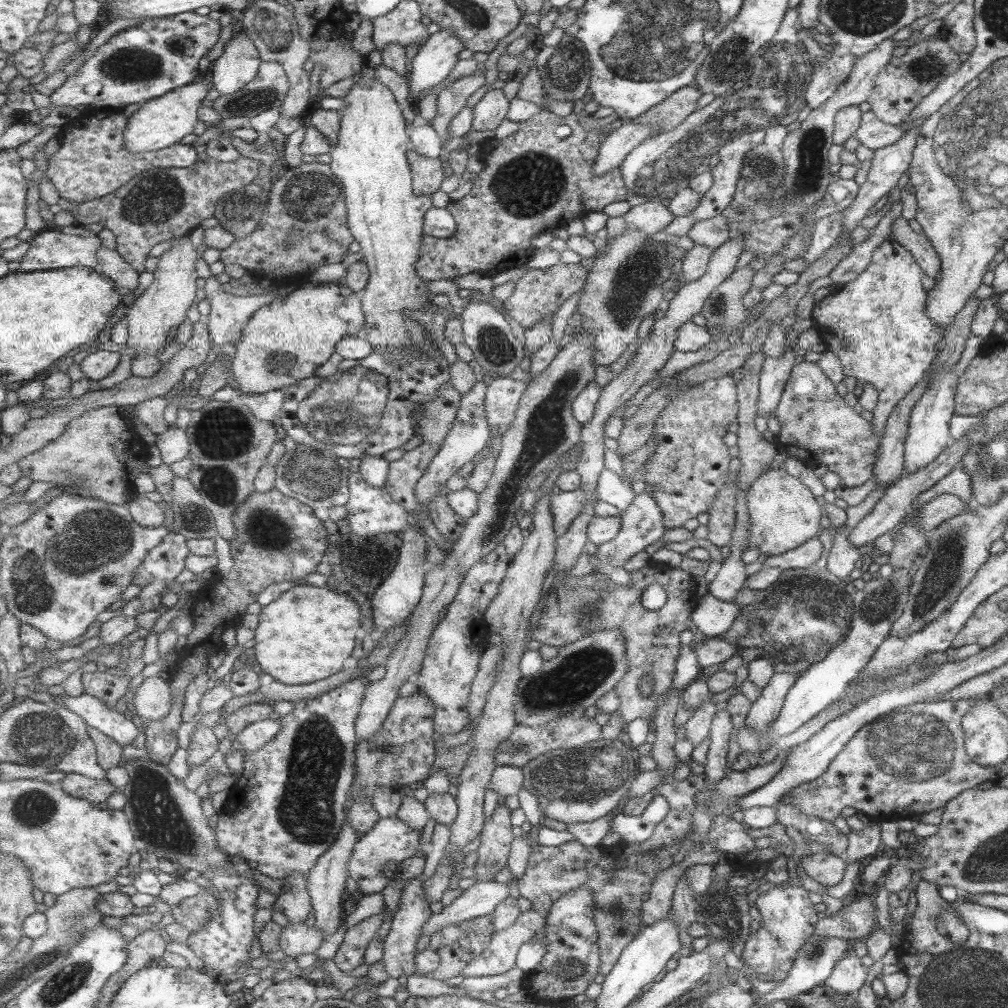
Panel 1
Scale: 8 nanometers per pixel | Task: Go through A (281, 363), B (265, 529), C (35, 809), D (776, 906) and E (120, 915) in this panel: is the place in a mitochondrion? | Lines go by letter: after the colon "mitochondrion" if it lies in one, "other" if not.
A: mitochondrion
B: mitochondrion
C: mitochondrion
D: other
E: other

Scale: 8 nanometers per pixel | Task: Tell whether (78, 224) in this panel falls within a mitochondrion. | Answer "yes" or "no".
no

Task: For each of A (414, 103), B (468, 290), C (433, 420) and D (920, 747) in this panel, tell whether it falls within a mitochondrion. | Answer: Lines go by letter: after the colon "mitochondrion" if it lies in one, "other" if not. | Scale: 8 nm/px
A: other
B: other
C: mitochondrion
D: mitochondrion

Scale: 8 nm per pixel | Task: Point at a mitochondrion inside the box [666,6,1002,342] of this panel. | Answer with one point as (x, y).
(728, 57)

